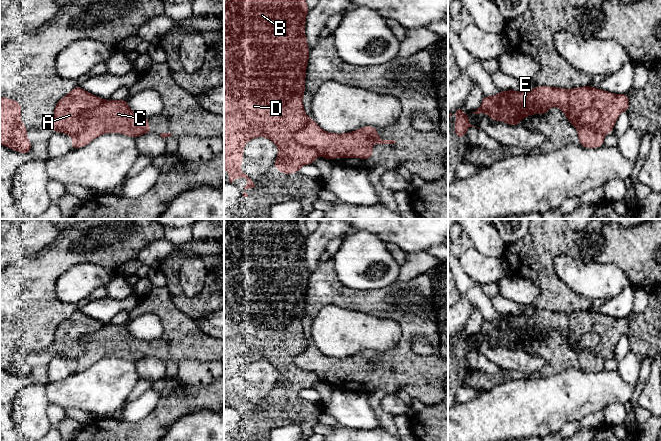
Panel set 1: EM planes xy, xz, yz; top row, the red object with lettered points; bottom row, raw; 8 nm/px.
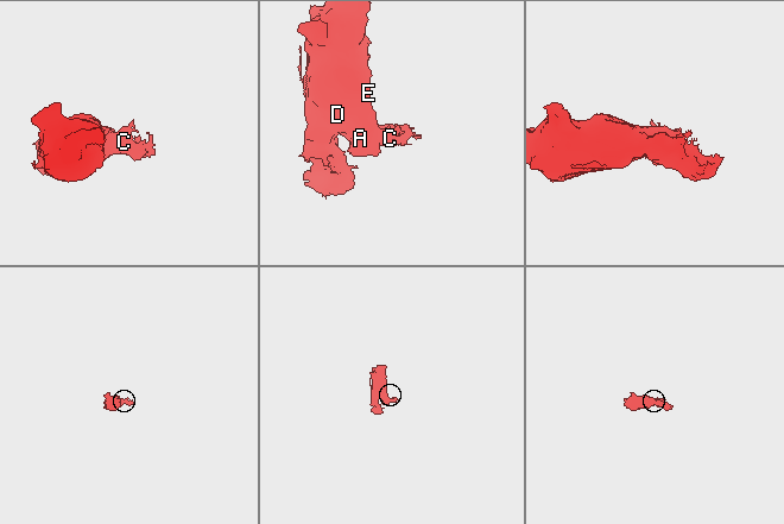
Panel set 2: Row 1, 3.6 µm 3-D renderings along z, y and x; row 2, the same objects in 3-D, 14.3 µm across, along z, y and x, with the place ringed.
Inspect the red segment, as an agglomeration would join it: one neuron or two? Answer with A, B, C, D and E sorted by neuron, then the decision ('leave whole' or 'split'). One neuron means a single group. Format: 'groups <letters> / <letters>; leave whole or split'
groups A B D E / C; split

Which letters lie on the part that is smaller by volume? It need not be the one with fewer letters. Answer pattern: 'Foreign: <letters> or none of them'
Foreign: C

